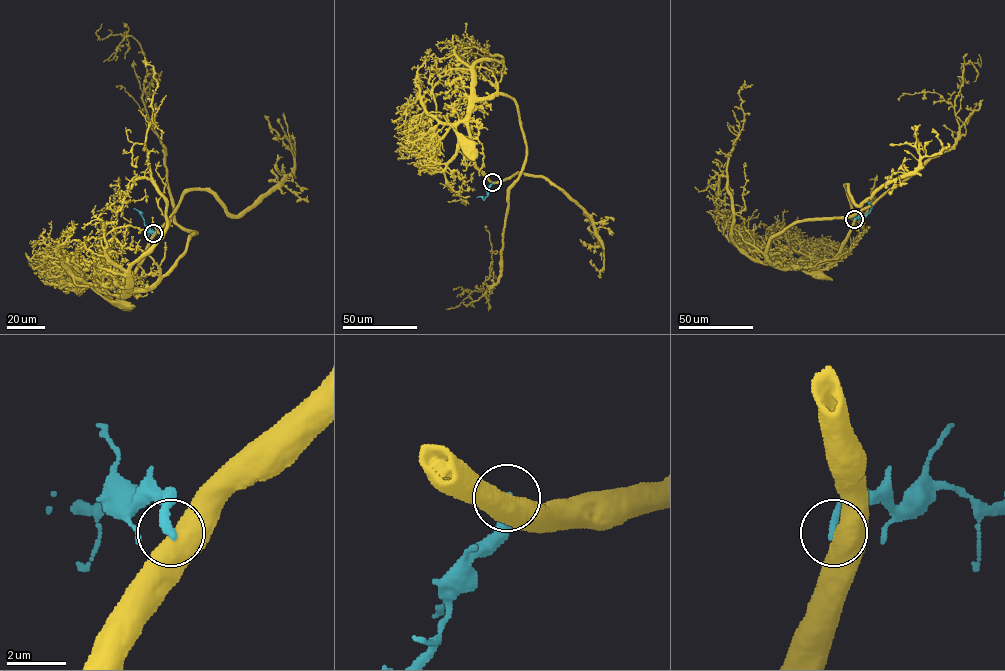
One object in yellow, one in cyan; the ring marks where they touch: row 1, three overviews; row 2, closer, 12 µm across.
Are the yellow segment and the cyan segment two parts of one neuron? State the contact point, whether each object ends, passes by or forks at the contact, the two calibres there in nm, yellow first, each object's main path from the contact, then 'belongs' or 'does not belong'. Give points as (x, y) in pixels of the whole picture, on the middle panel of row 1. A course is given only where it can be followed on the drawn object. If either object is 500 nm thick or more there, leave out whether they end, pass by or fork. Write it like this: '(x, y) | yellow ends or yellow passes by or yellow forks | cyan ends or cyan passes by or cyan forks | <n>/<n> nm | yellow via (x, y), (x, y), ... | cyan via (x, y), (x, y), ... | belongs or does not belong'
(492, 182) | 700/300 nm | yellow via (492, 182), (472, 157), (458, 151), (458, 140), (463, 138), (468, 148) | cyan via (492, 182), (484, 200), (476, 197) | does not belong

